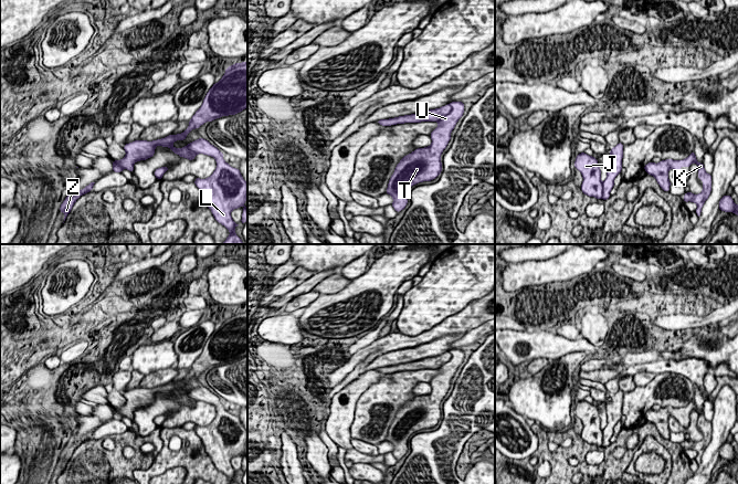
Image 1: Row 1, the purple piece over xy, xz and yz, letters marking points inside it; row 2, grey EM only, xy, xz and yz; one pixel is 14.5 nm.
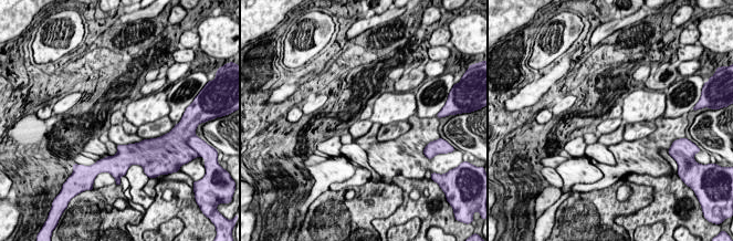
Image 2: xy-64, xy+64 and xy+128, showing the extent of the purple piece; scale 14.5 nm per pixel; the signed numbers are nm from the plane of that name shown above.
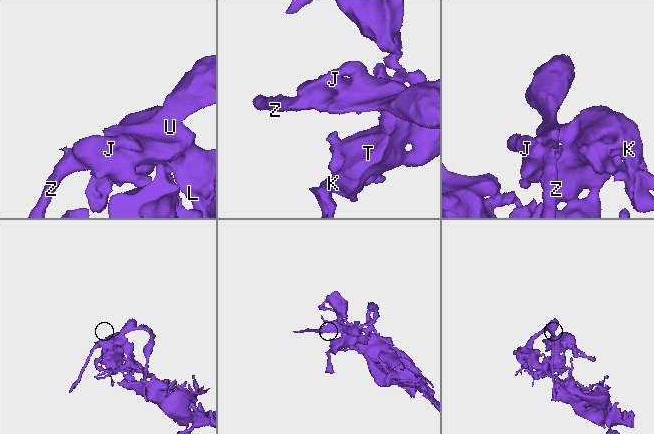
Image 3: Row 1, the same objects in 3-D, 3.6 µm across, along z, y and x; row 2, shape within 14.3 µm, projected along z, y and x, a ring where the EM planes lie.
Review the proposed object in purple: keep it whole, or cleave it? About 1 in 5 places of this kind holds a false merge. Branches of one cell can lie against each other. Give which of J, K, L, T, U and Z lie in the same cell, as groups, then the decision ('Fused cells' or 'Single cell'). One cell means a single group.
Groups: J K L T U Z. Single cell

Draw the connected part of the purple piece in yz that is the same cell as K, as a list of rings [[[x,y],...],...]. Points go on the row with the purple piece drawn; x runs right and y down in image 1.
[[[692,151],[692,154],[683,160],[666,159],[661,160],[658,164],[650,161],[644,166],[644,170],[646,171],[646,173],[652,175],[656,179],[657,183],[664,191],[670,192],[671,182],[668,179],[668,170],[672,168],[679,175],[681,167],[690,167],[693,162],[698,166],[698,179],[703,180],[703,191],[698,194],[693,194],[690,191],[685,193],[684,202],[695,202],[697,204],[697,209],[695,212],[699,217],[702,208],[711,191],[711,175],[705,171],[703,162],[699,164],[697,161],[694,151]]]

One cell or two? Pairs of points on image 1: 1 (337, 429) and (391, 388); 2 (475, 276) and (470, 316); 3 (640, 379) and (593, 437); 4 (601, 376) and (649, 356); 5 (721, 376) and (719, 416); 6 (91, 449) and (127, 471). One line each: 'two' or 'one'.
1: two
2: two
3: two
4: two
5: two
6: one

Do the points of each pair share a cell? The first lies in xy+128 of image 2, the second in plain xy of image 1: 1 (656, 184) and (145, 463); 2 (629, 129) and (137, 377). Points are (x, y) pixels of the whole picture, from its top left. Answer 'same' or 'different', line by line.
1: different
2: different

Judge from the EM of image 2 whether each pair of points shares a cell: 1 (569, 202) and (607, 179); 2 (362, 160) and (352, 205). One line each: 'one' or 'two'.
1: two
2: two

